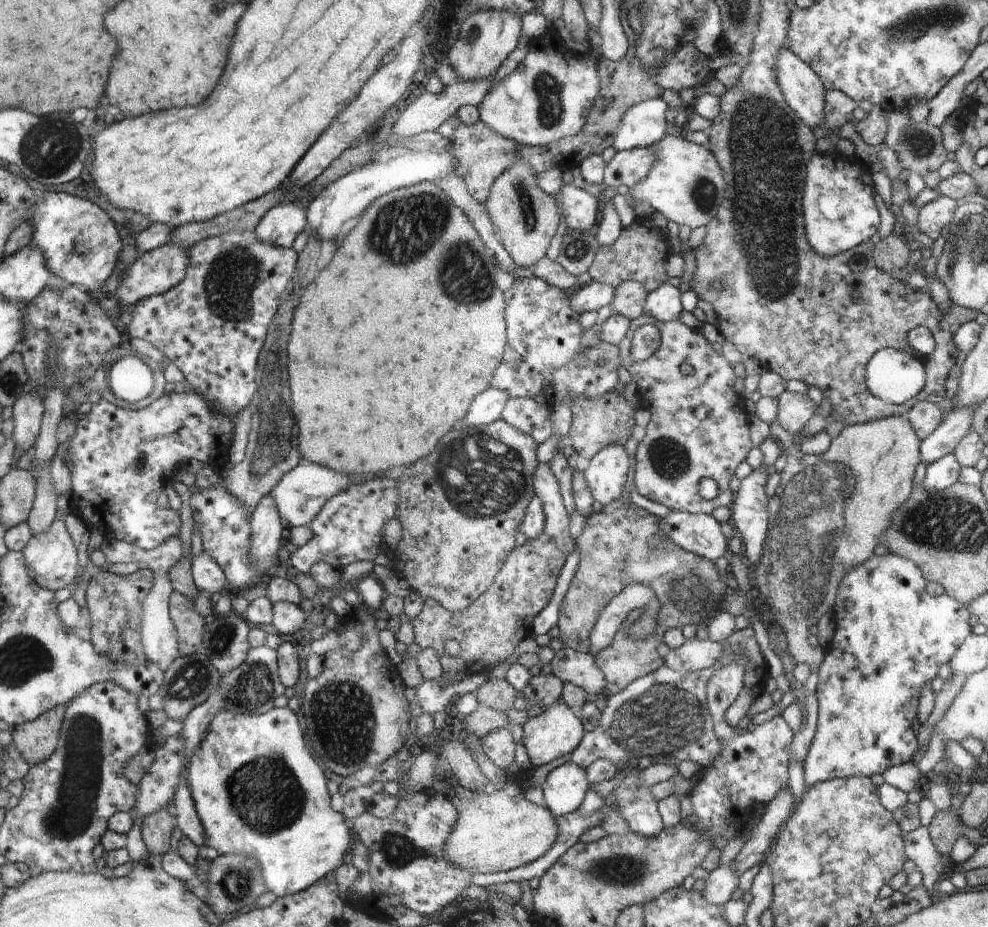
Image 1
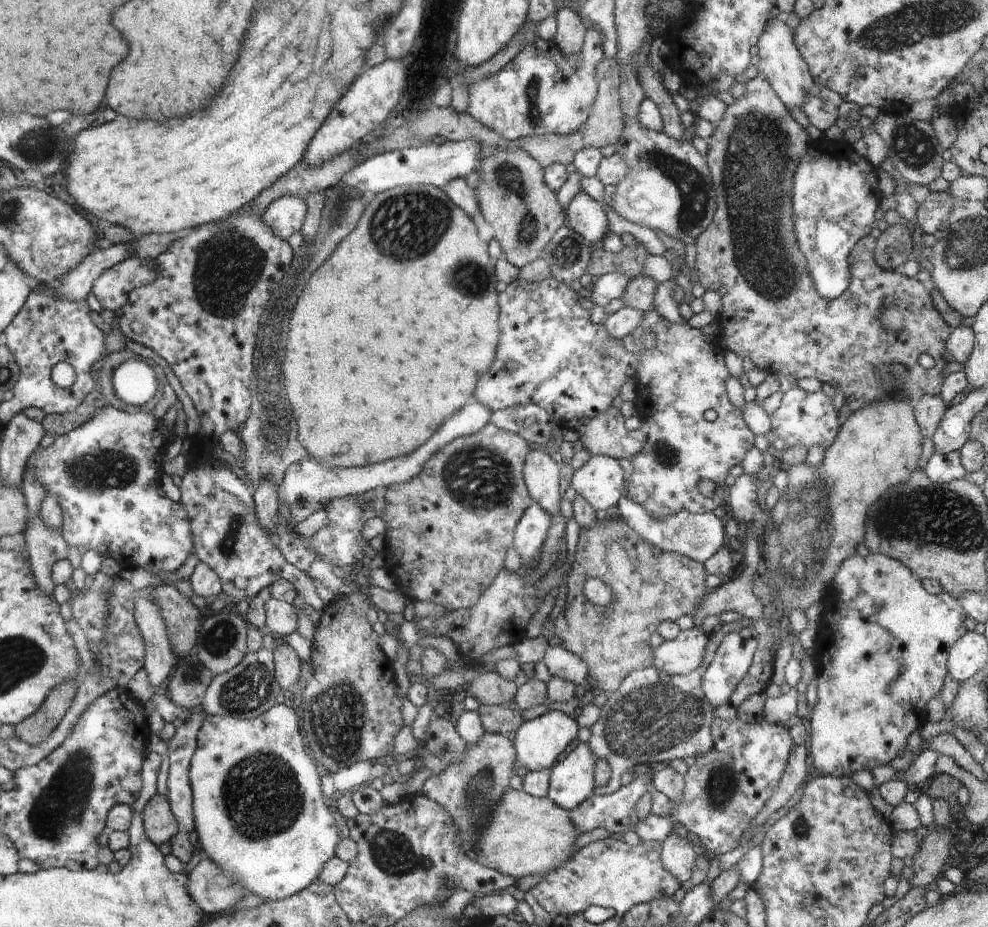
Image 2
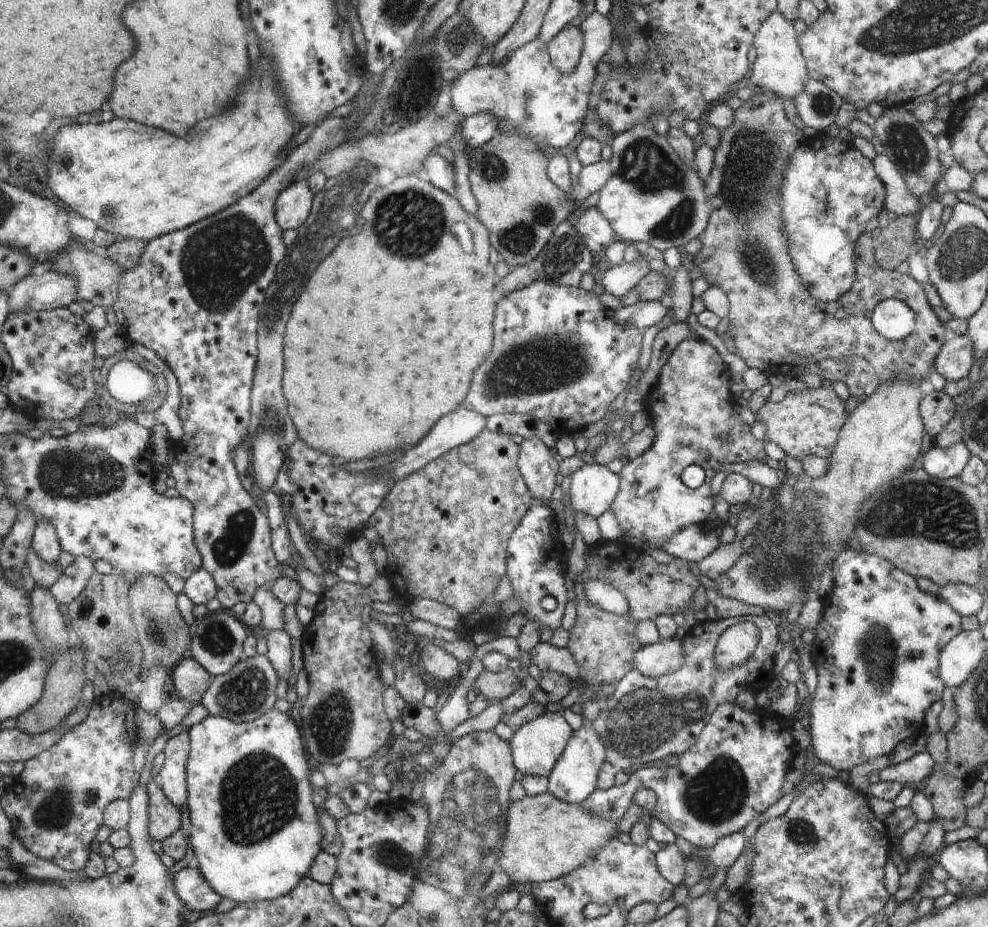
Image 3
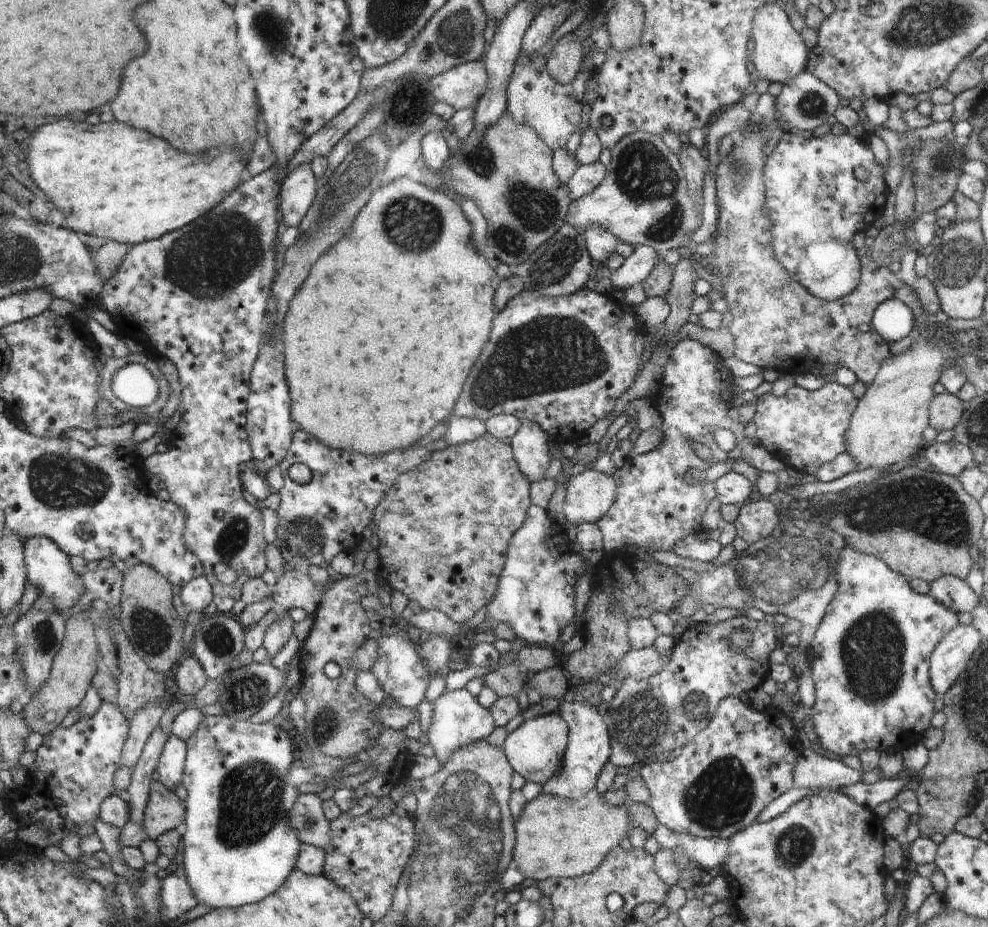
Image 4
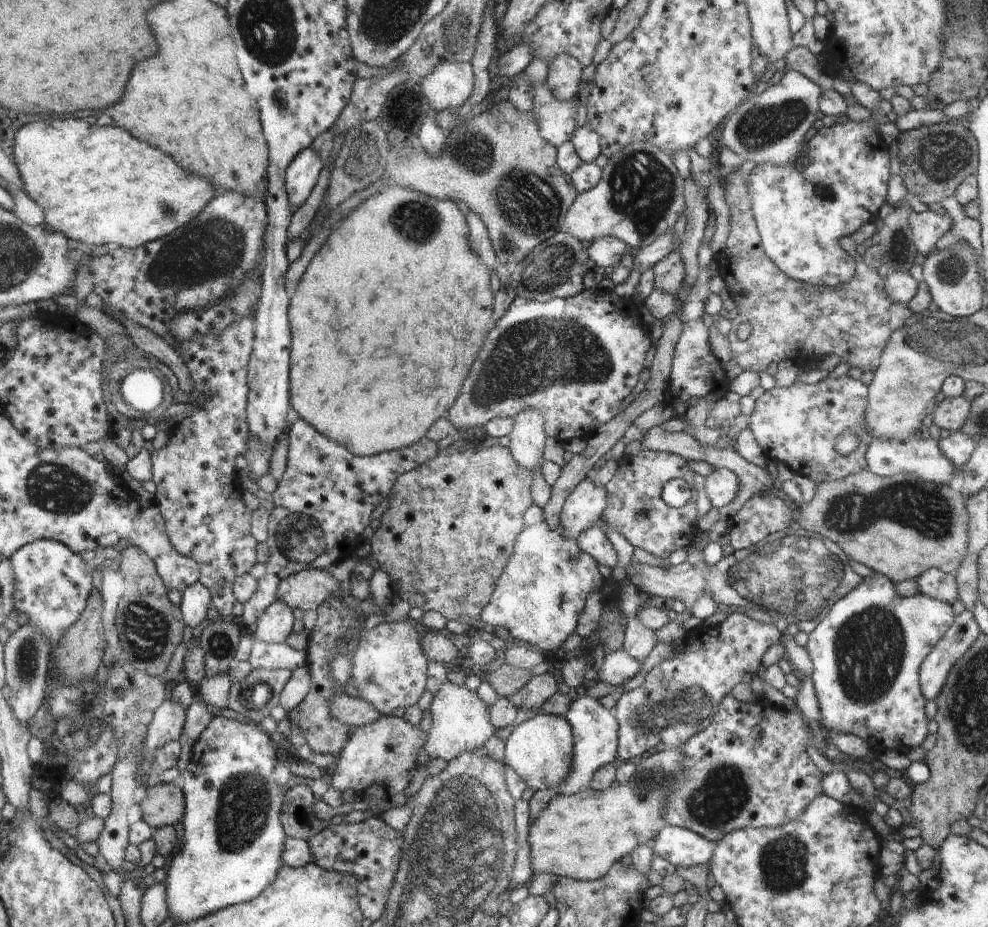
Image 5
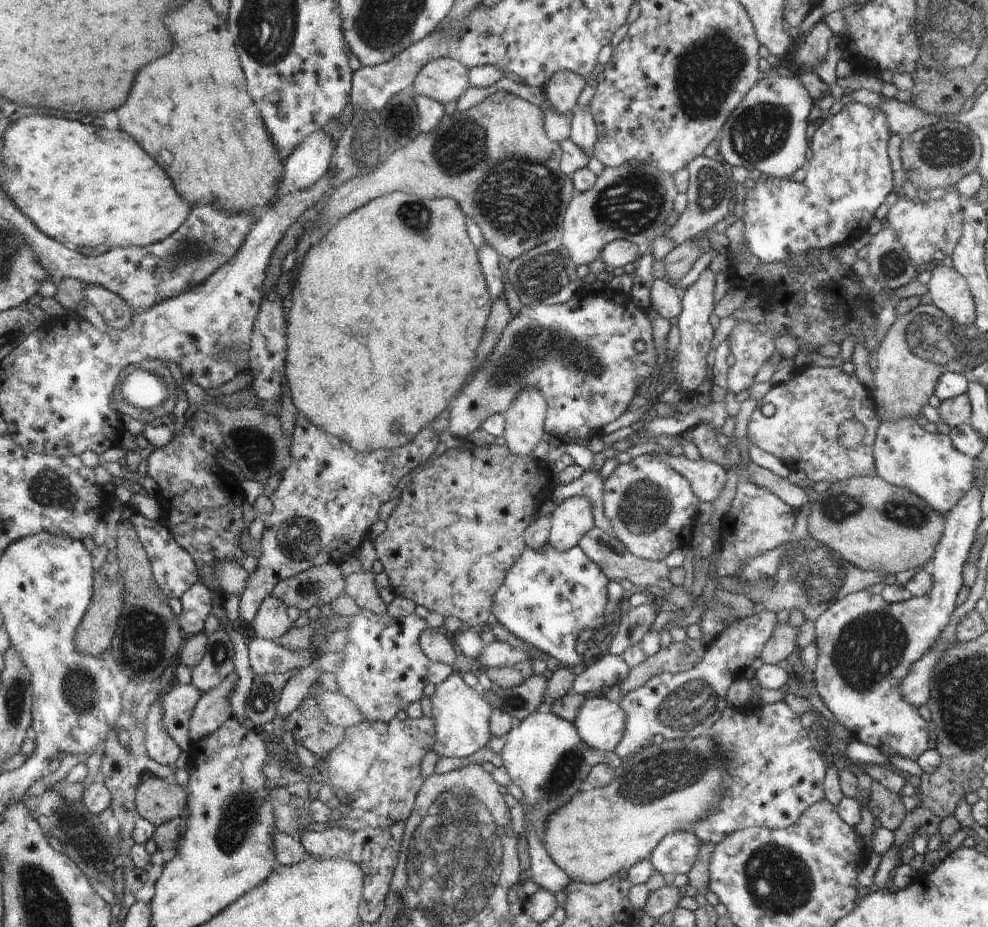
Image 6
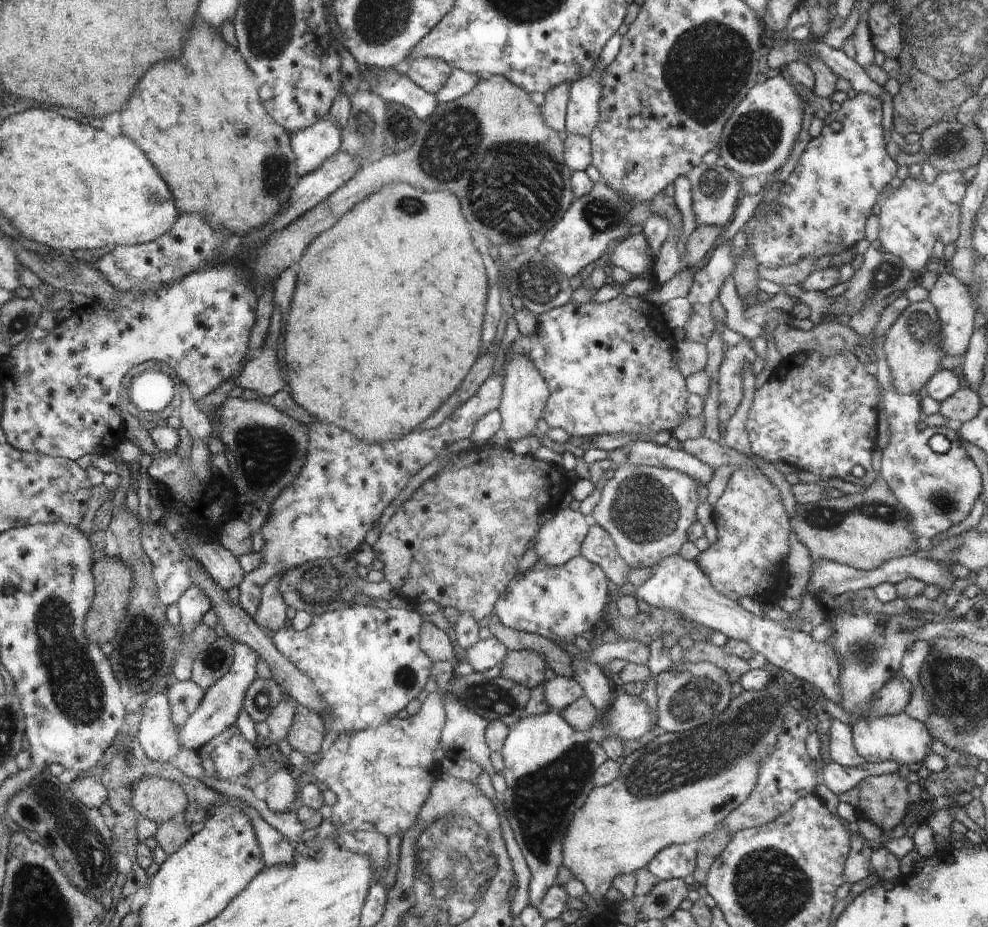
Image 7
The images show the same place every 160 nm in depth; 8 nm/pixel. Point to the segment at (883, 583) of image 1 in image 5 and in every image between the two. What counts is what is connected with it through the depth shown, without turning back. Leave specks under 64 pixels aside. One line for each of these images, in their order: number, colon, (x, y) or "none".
2: (883, 643)
3: (876, 649)
4: (871, 656)
5: (867, 653)

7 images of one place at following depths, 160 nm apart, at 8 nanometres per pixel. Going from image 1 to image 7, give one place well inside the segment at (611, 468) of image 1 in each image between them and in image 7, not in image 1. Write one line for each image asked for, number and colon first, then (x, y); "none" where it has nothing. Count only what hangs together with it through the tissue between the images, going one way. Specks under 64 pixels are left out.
2: (600, 480)
3: (593, 487)
4: (589, 495)
5: (583, 508)
6: (572, 519)
7: (559, 540)

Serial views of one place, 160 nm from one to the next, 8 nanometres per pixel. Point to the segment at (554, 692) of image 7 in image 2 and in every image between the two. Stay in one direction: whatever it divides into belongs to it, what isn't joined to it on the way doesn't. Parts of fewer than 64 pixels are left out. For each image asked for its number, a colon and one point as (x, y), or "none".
2: (680, 656)
3: (665, 656)
4: (639, 664)
5: (618, 667)
6: (609, 671)

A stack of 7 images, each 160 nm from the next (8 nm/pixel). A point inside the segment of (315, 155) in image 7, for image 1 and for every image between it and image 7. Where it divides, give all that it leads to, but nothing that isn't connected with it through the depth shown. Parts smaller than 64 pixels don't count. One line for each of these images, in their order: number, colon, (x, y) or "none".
1: (280, 226)
2: (285, 216)
3: (293, 205)
4: (298, 191)
5: (300, 178)
6: (305, 165)

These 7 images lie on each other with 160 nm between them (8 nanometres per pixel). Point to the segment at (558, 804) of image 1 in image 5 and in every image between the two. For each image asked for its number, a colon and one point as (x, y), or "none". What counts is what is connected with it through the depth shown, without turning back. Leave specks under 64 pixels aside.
2: (571, 782)
3: (574, 778)
4: (590, 746)
5: (595, 729)

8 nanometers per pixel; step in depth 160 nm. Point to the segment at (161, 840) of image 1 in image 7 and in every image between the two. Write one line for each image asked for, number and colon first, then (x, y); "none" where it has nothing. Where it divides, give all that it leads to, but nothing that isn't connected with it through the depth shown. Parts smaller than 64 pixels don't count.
2: (160, 825)
3: (164, 815)
4: (165, 811)
5: (163, 805)
6: (158, 800)
7: (158, 799)

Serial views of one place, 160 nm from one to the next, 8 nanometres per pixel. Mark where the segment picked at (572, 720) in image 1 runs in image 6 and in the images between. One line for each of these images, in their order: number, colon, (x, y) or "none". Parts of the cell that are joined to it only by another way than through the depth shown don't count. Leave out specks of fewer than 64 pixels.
2: (540, 742)
3: (536, 746)
4: (536, 748)
5: (540, 750)
6: (544, 755)

